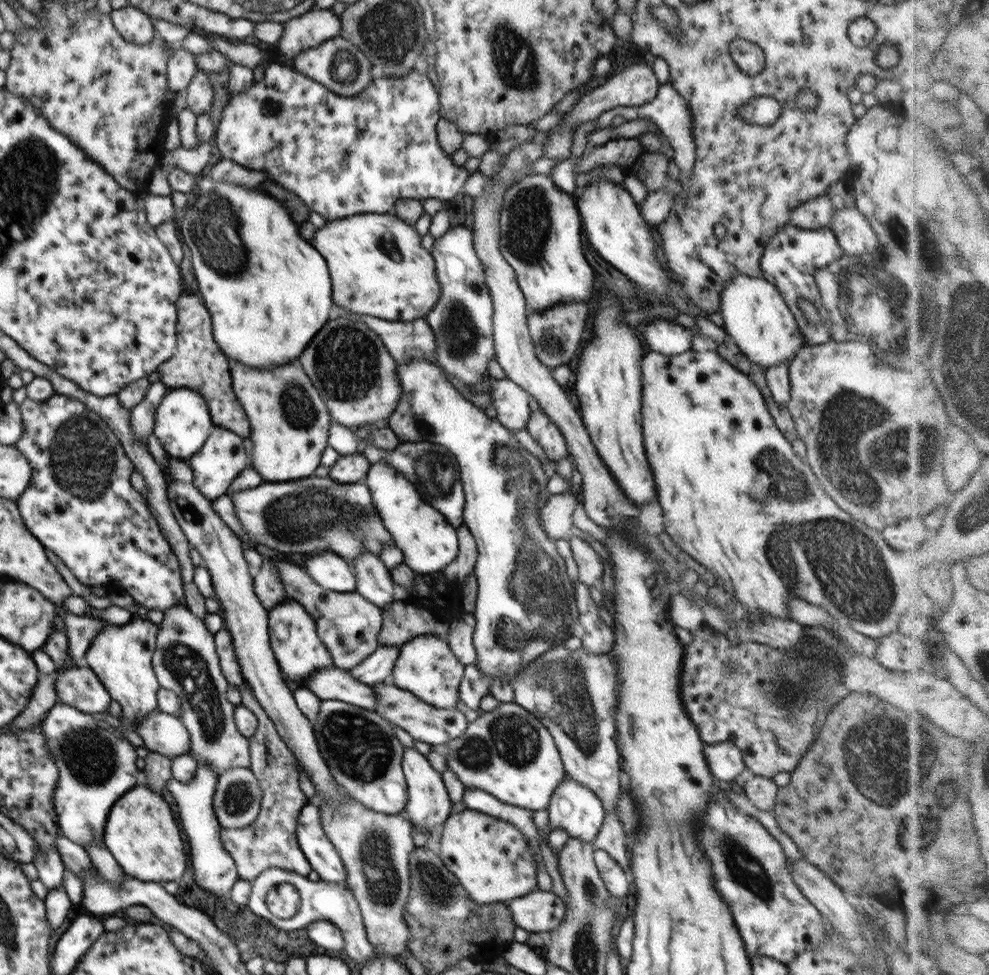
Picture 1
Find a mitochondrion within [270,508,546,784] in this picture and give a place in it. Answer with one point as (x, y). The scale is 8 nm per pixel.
(511, 738)

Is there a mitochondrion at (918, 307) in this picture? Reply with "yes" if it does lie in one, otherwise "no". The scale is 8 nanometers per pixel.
yes

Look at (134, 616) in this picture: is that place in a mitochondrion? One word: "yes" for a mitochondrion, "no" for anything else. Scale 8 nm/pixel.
no

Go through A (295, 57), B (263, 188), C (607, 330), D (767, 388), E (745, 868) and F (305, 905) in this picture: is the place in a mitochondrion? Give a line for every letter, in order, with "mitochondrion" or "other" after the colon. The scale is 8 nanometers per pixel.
A: other
B: other
C: other
D: other
E: mitochondrion
F: other

